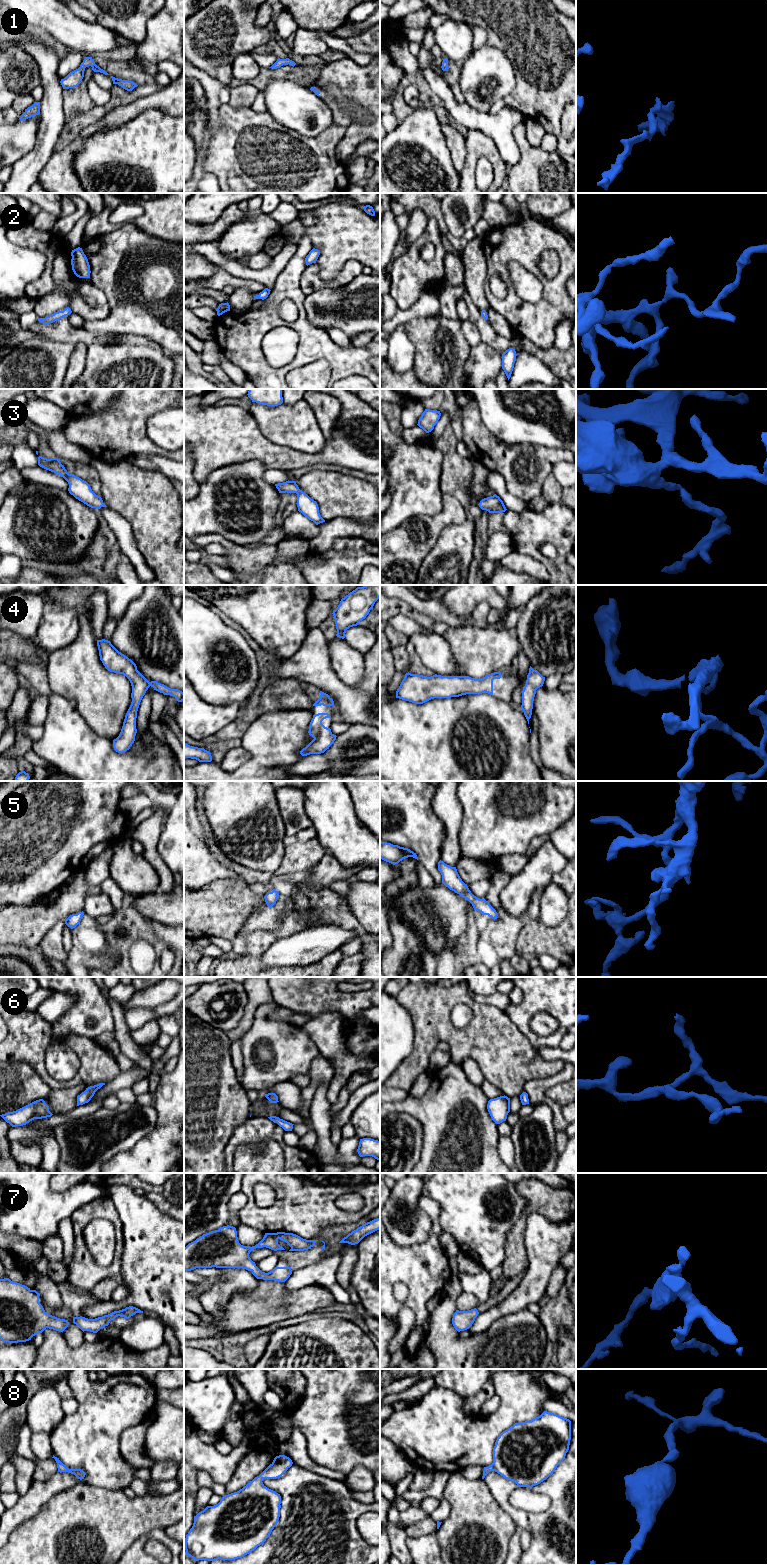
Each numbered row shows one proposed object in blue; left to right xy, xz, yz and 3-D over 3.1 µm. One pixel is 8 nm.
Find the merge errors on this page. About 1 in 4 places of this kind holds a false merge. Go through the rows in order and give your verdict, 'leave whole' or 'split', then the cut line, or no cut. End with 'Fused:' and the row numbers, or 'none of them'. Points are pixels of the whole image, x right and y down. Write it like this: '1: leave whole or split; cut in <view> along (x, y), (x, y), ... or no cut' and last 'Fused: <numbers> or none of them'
1: leave whole; no cut
2: leave whole; no cut
3: leave whole; no cut
4: leave whole; no cut
5: leave whole; no cut
6: leave whole; no cut
7: leave whole; no cut
8: leave whole; no cut
Fused: none of them

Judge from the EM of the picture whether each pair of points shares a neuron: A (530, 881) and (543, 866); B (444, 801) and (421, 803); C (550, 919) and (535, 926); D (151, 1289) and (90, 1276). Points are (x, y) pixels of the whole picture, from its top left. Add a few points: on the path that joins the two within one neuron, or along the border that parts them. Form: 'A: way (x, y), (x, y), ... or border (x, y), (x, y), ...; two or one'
A: way (533, 877), (539, 870); one
B: border (434, 791), (431, 807), (442, 822); two
C: border (565, 917), (553, 927), (545, 926), (537, 918); two
D: border (123, 1250), (119, 1273); two

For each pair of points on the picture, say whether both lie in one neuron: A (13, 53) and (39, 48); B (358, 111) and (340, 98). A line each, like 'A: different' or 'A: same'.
A: different
B: same

